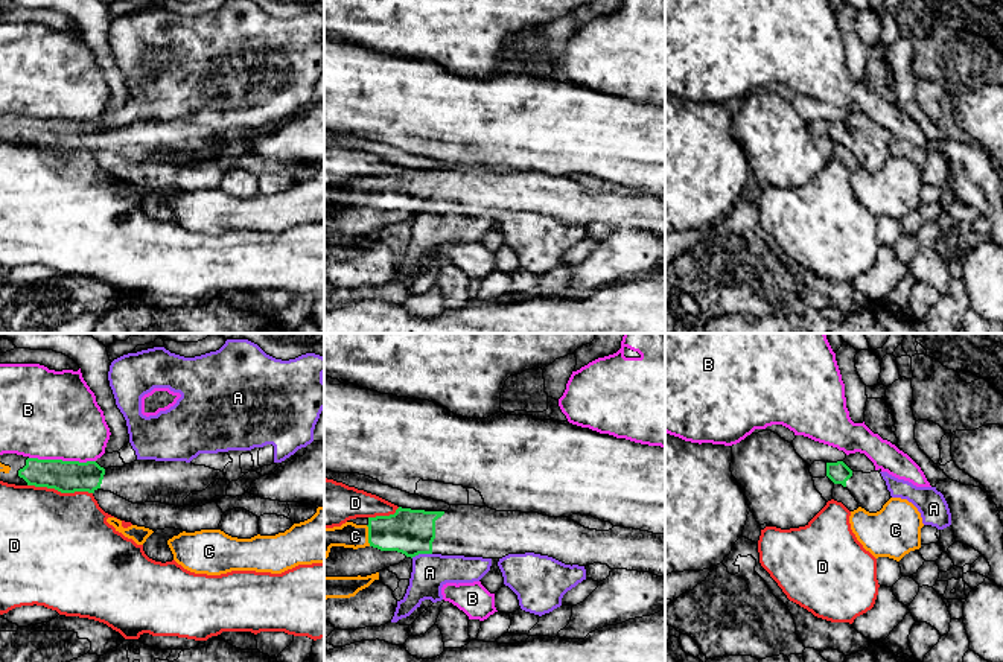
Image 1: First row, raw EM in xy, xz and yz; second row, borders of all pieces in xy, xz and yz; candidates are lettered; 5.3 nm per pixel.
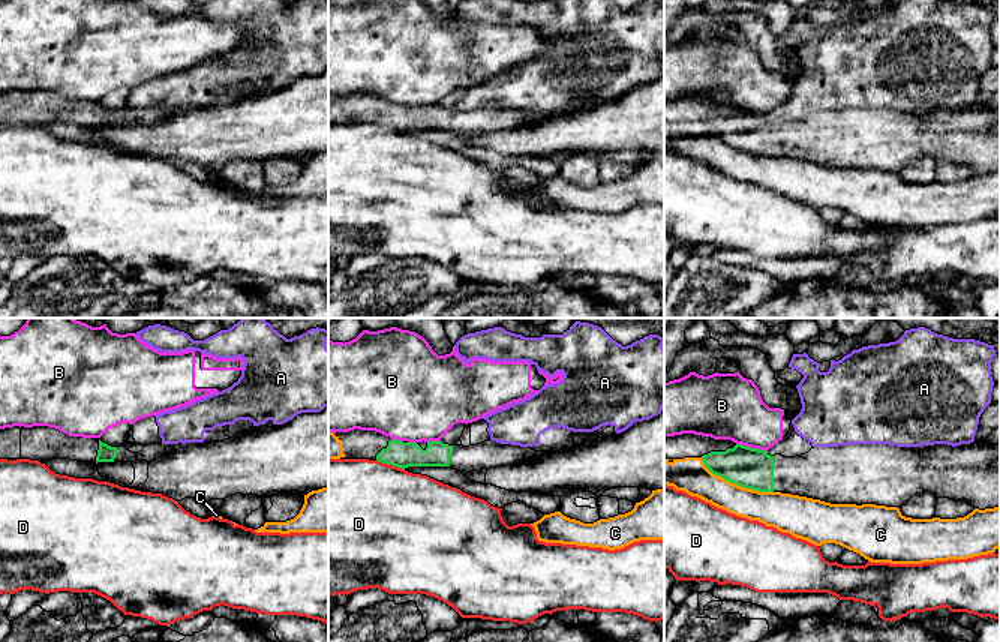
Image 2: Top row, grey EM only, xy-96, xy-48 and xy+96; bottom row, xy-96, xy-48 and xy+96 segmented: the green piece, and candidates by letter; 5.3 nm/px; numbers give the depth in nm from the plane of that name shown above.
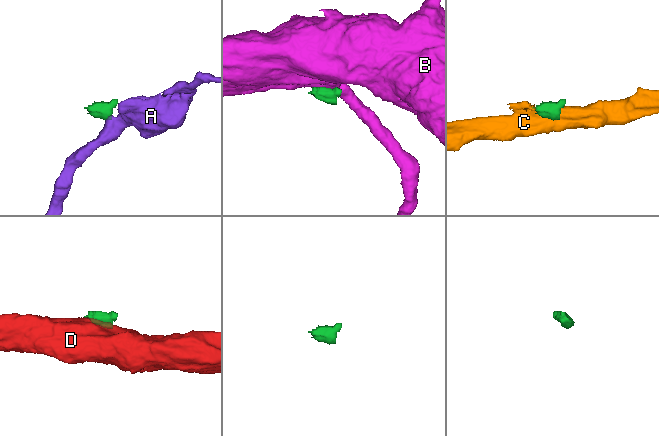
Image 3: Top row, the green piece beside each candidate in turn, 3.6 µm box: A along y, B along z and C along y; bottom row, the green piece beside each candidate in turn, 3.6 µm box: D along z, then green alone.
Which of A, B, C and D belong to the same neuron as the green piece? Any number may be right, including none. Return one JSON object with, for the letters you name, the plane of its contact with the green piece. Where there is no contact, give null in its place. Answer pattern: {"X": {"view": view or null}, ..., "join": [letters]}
{"join": []}

